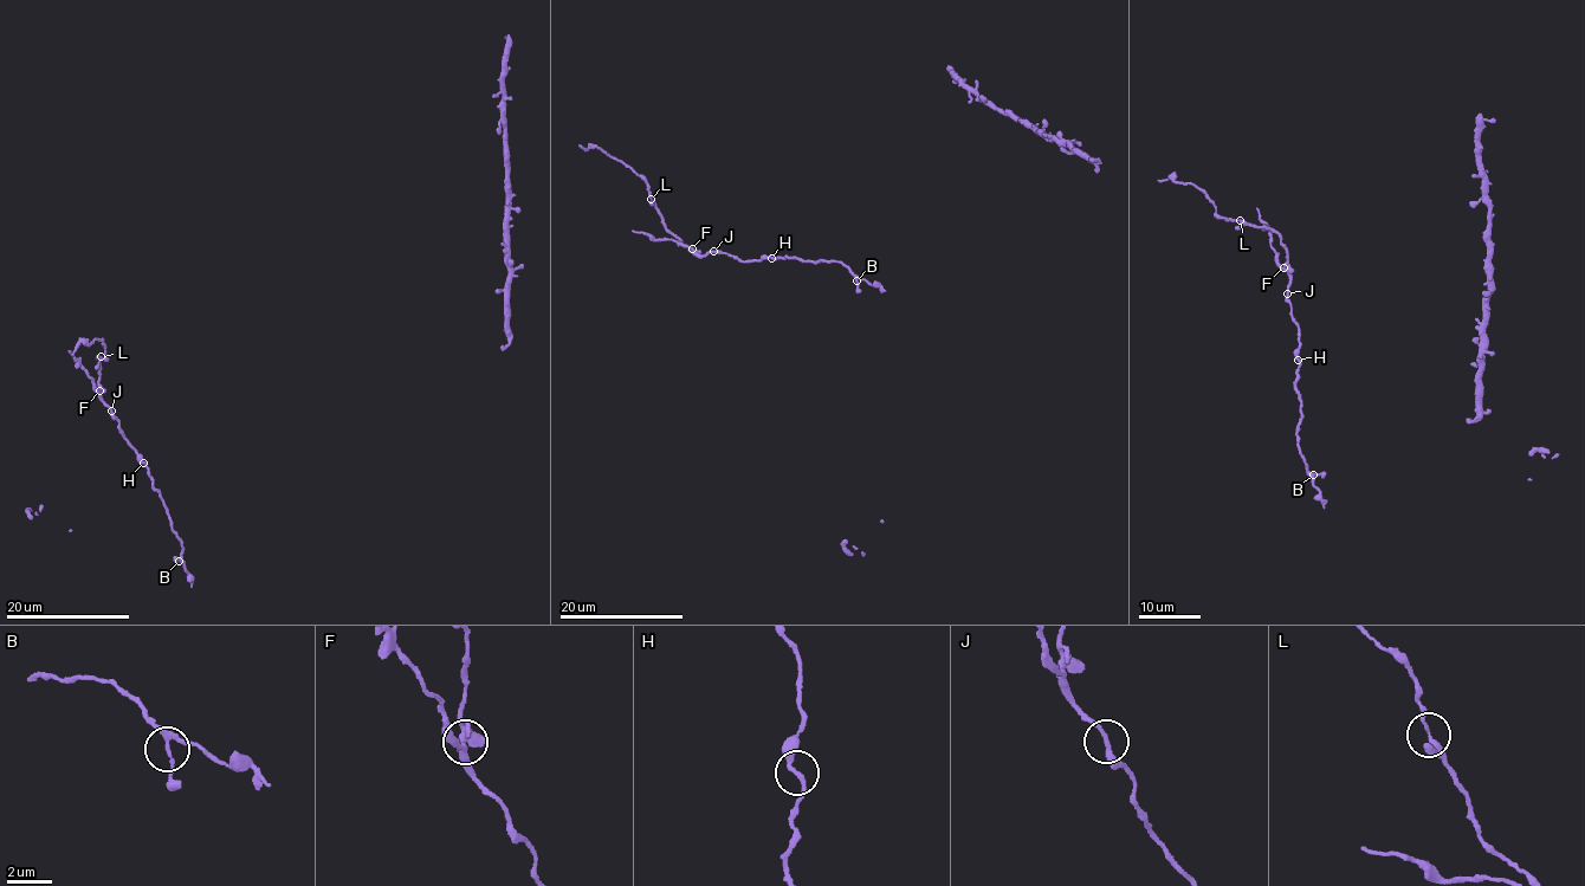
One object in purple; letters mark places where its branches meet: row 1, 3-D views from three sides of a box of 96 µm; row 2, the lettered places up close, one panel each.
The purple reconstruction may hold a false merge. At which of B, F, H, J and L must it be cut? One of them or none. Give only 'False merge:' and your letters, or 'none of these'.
False merge: none of these

